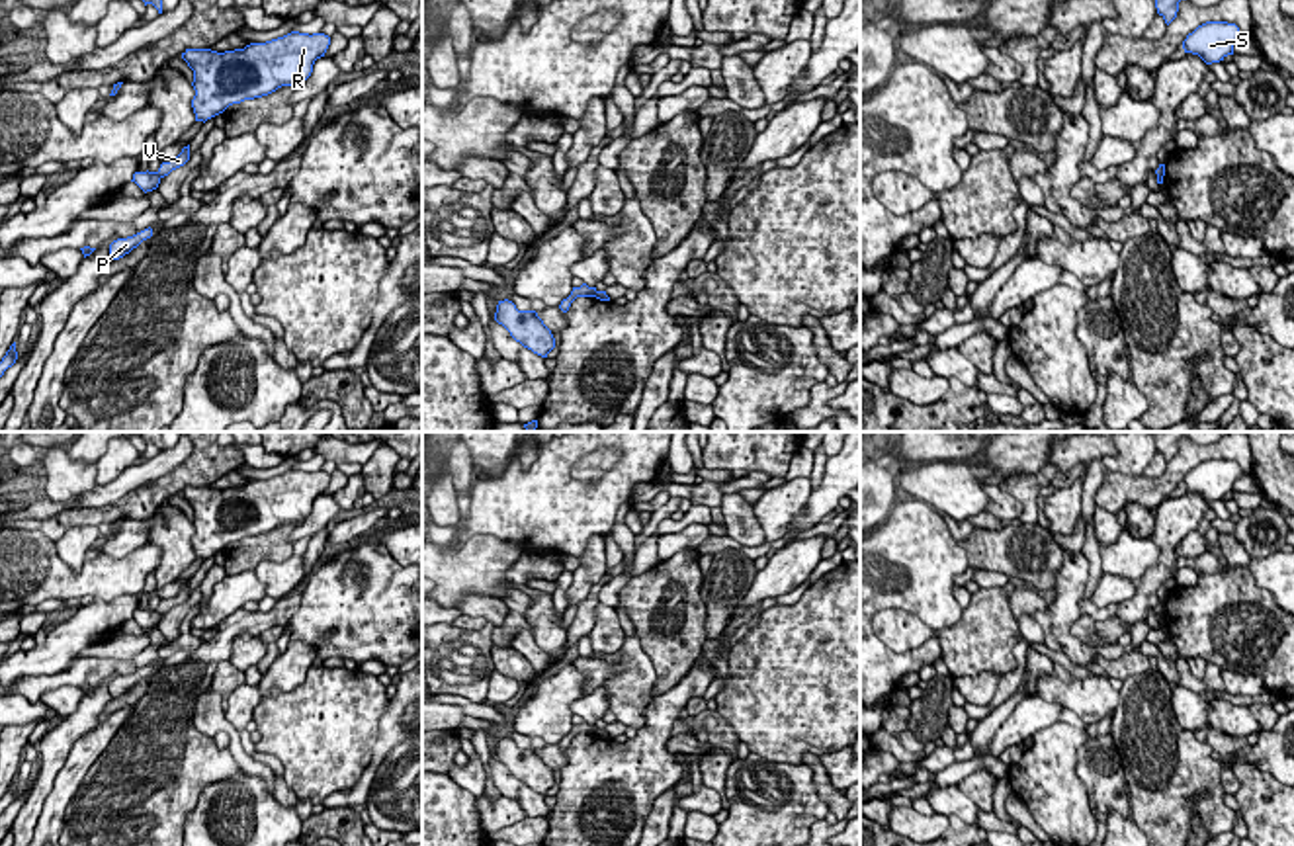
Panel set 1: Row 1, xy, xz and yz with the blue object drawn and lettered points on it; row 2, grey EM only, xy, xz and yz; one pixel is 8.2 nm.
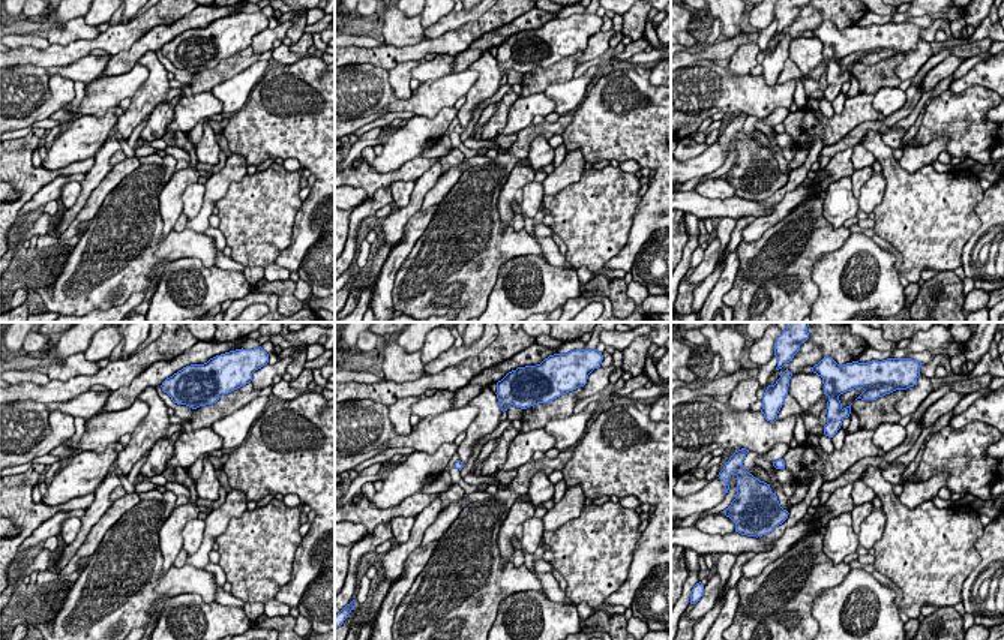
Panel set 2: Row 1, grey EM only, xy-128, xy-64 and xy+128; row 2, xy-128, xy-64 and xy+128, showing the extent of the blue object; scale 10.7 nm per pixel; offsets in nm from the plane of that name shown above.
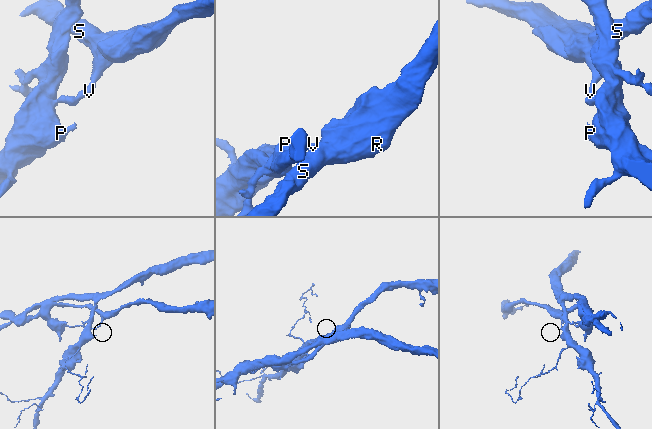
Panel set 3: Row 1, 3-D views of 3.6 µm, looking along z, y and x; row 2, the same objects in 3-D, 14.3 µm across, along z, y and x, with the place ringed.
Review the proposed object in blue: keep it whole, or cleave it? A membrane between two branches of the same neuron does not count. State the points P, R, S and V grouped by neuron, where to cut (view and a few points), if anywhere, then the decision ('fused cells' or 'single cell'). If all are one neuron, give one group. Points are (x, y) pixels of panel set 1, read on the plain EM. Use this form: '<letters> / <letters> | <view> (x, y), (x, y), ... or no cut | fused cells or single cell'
P / R S V | xy (155, 610), (161, 614) | fused cells

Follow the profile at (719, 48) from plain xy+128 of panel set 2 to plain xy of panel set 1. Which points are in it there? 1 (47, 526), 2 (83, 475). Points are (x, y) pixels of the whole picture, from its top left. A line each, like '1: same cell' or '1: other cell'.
1: other cell
2: other cell

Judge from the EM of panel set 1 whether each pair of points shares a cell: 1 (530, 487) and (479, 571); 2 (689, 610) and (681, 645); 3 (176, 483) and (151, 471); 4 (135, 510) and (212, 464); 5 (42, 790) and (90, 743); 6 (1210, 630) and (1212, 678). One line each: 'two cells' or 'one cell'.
1: two cells
2: one cell
3: two cells
4: one cell
5: two cells
6: two cells

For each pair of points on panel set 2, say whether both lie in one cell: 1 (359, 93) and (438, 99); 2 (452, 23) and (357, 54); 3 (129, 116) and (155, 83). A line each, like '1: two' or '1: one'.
1: one
2: two
3: one

